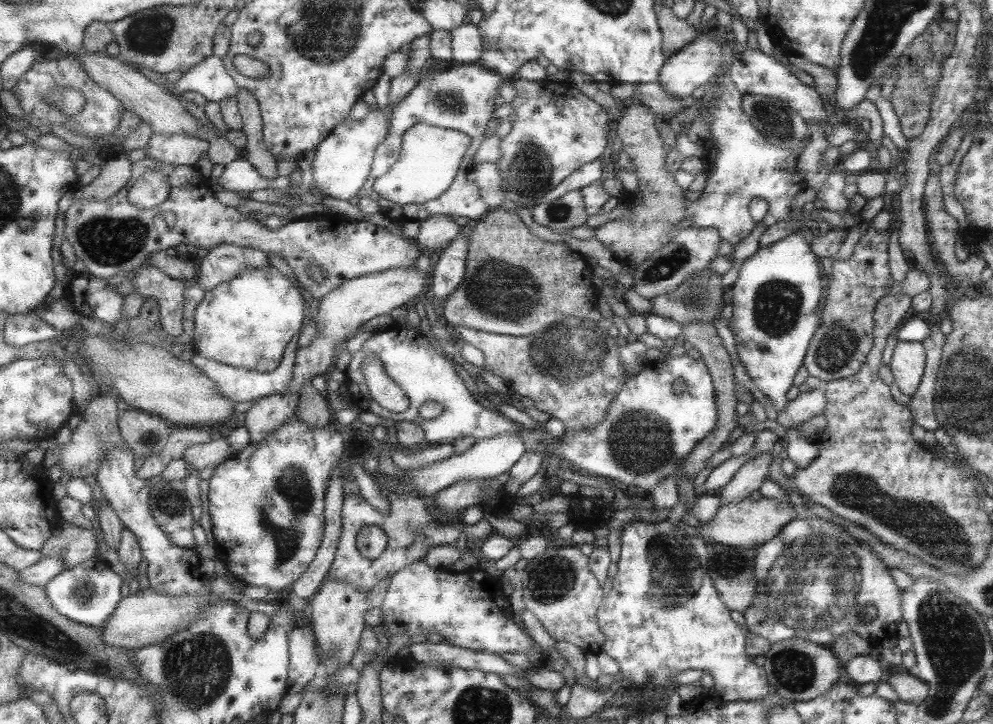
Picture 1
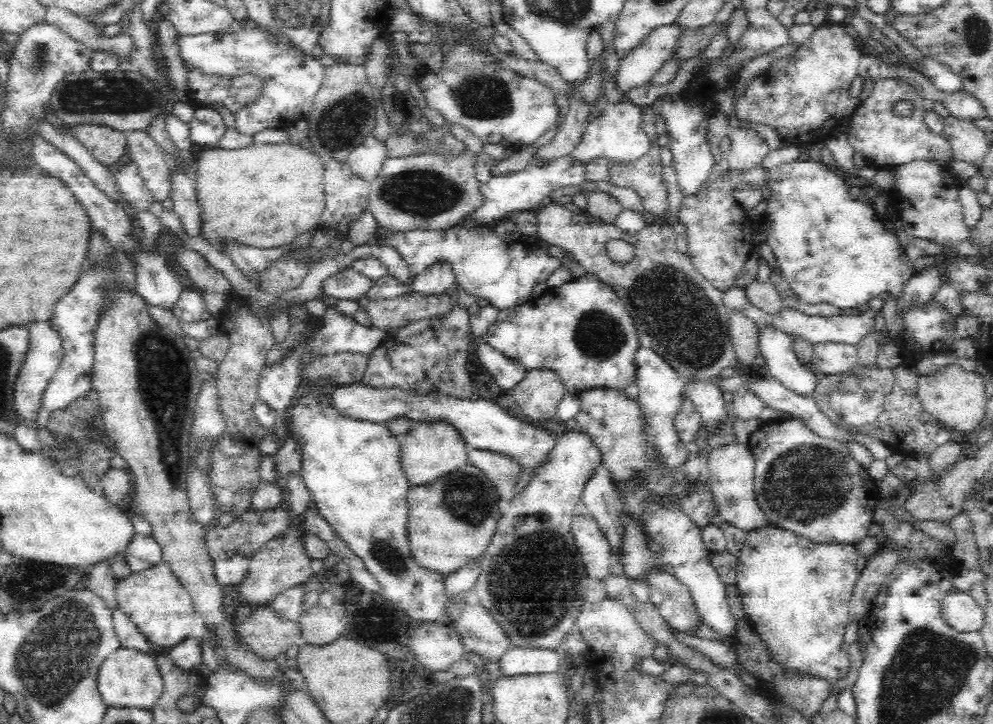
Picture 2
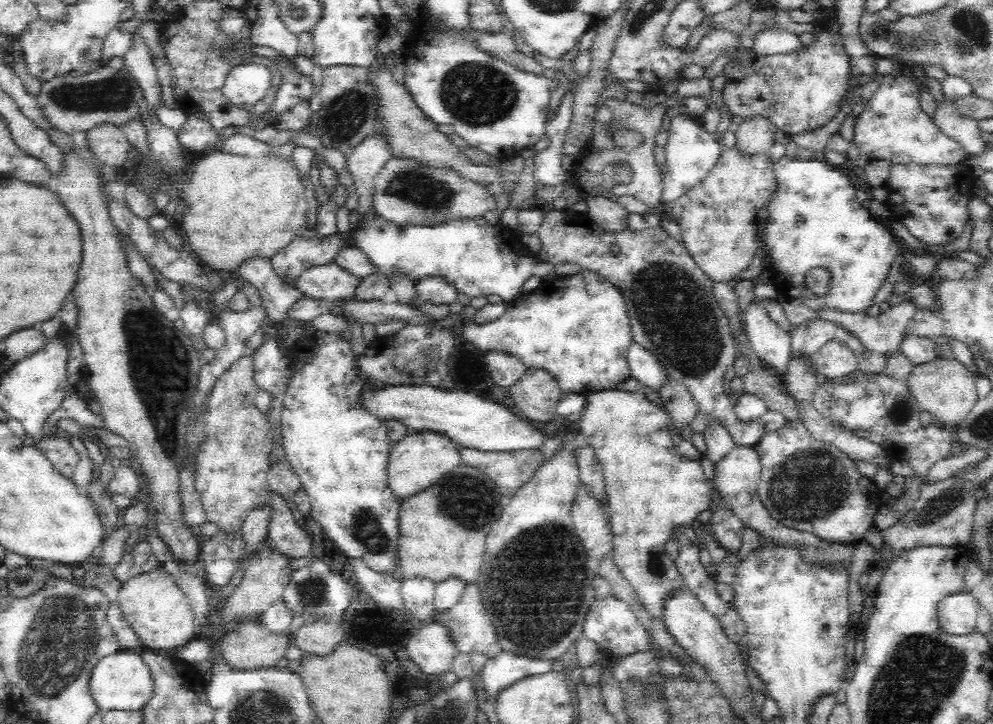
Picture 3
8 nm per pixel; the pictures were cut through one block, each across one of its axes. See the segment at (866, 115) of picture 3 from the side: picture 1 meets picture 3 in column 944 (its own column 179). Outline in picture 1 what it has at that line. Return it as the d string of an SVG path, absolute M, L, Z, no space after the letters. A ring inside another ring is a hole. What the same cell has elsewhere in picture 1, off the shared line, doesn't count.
M152 134L147 145L143 148L146 158L170 165L196 165L210 144L203 138L195 138L189 134Z

